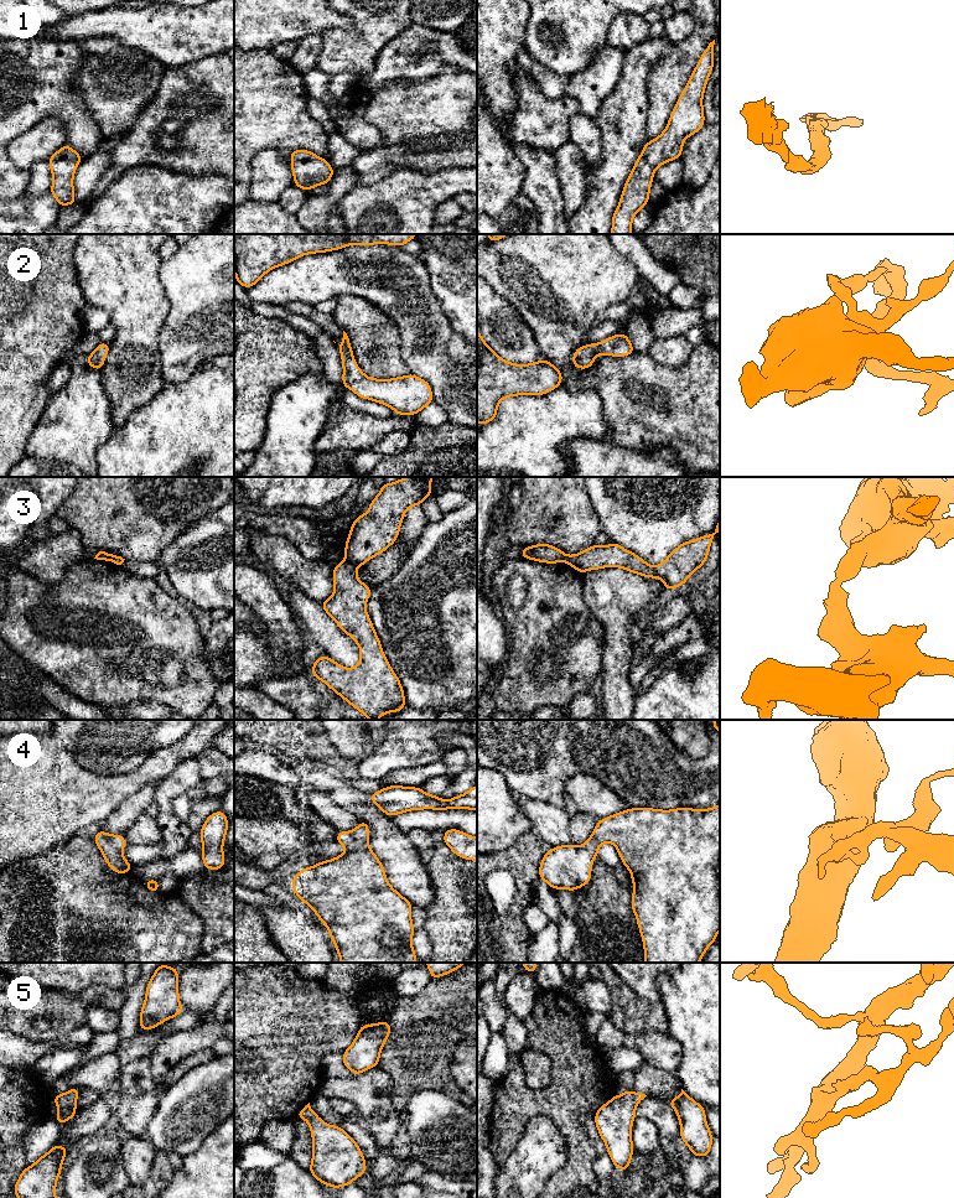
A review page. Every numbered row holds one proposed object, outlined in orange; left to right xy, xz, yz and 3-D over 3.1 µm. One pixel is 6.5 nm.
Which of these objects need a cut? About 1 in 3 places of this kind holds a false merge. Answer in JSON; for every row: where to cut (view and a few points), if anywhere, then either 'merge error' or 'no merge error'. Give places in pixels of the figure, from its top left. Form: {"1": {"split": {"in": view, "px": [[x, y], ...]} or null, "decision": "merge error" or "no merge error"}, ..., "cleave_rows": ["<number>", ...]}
{"1": {"split": null, "decision": "no merge error"}, "2": {"split": null, "decision": "no merge error"}, "3": {"split": {"in": "xz", "px": [[346, 559], [356, 566]]}, "decision": "merge error"}, "4": {"split": null, "decision": "no merge error"}, "5": {"split": null, "decision": "no merge error"}, "cleave_rows": ["3"]}

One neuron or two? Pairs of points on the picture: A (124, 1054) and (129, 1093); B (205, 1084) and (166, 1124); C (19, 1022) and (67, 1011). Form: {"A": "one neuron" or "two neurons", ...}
{"A": "two neurons", "B": "one neuron", "C": "one neuron"}

